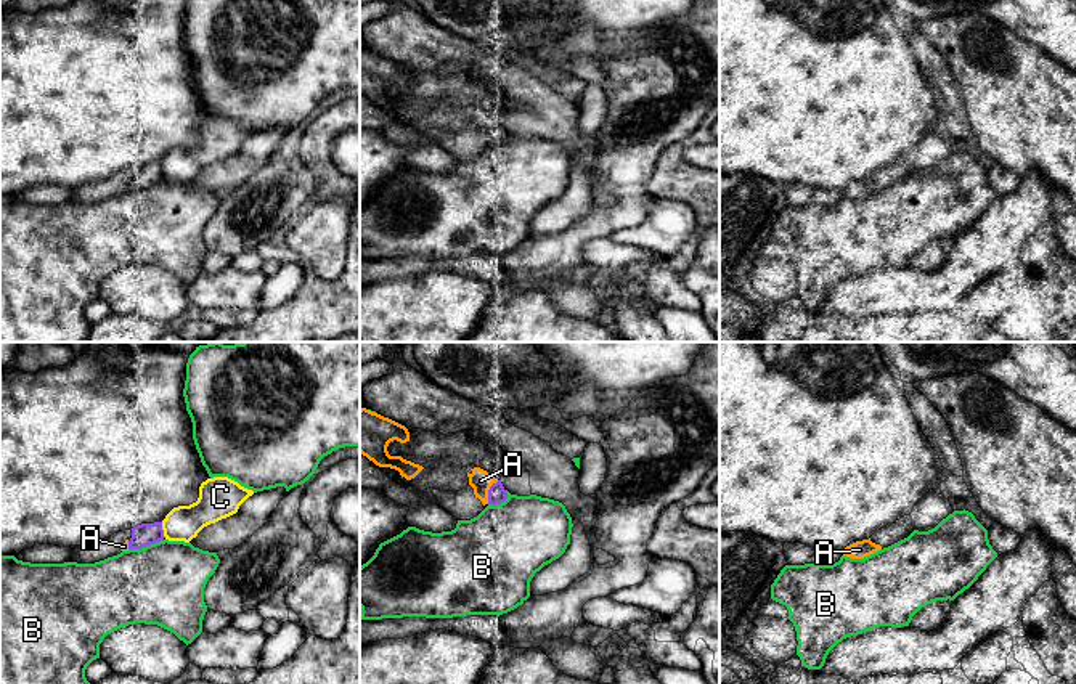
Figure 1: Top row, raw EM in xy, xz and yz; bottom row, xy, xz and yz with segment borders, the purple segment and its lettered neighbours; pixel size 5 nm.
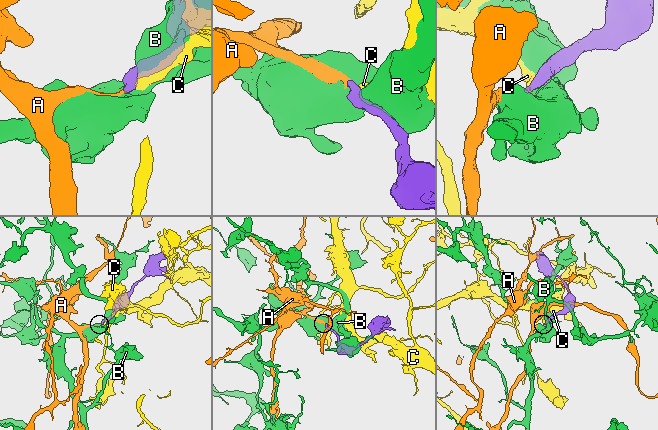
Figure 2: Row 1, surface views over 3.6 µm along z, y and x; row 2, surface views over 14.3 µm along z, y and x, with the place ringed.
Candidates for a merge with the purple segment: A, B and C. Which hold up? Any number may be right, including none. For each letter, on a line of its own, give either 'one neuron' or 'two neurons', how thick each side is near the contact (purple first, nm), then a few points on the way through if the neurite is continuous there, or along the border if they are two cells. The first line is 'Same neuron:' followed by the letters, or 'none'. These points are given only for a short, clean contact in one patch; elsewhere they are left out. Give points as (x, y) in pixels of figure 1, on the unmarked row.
Same neuron: A
A: one neuron; 90 nm thick on the purple side, 110 nm on the other
B: two neurons; 120 nm thick on the purple side, 400 nm on the other
C: two neurons; 120 nm thick on the purple side, 180 nm on the other; border along xy (161, 162), (166, 177)

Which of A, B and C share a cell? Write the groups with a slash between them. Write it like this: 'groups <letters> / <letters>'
groups A / B / C

